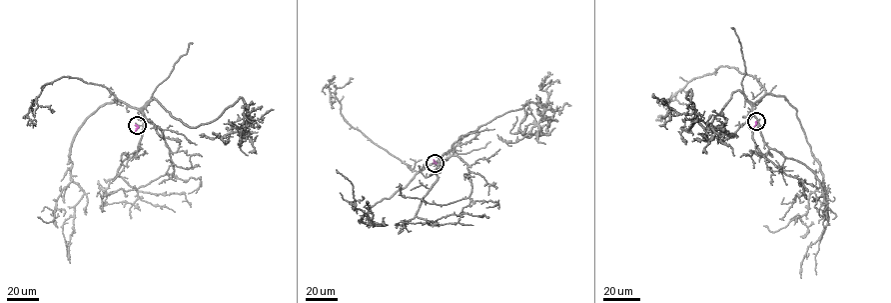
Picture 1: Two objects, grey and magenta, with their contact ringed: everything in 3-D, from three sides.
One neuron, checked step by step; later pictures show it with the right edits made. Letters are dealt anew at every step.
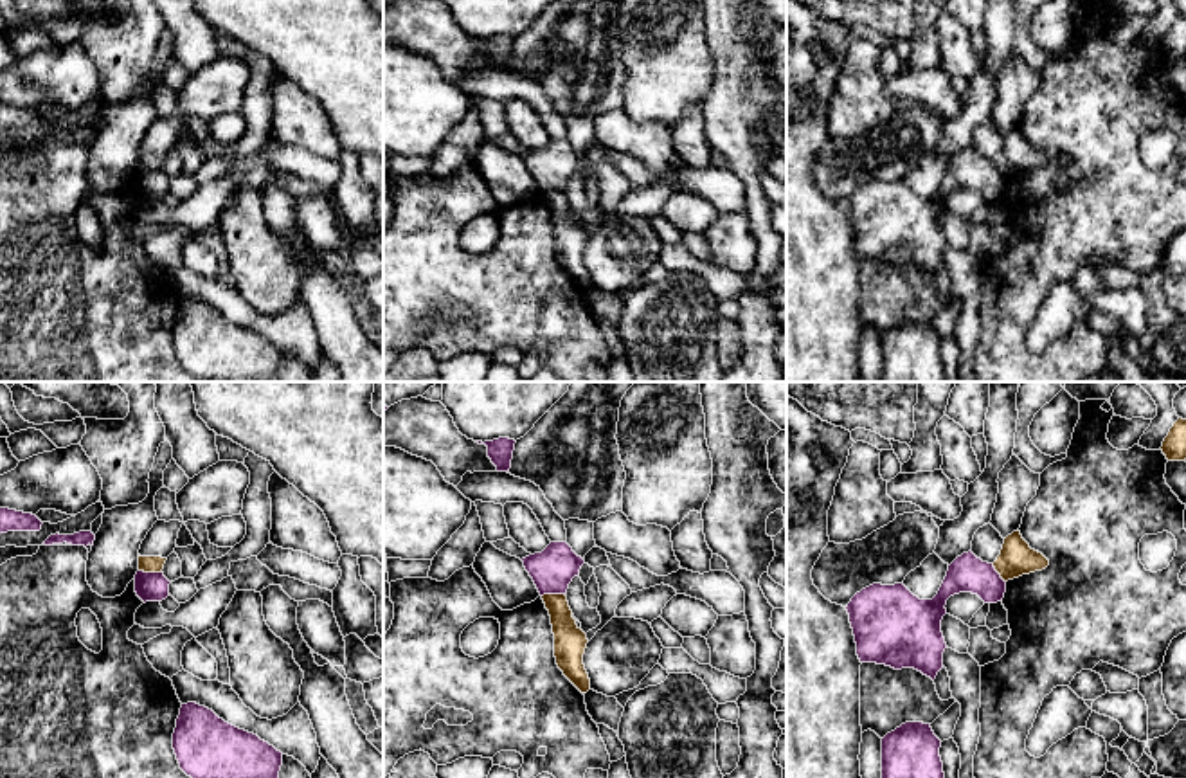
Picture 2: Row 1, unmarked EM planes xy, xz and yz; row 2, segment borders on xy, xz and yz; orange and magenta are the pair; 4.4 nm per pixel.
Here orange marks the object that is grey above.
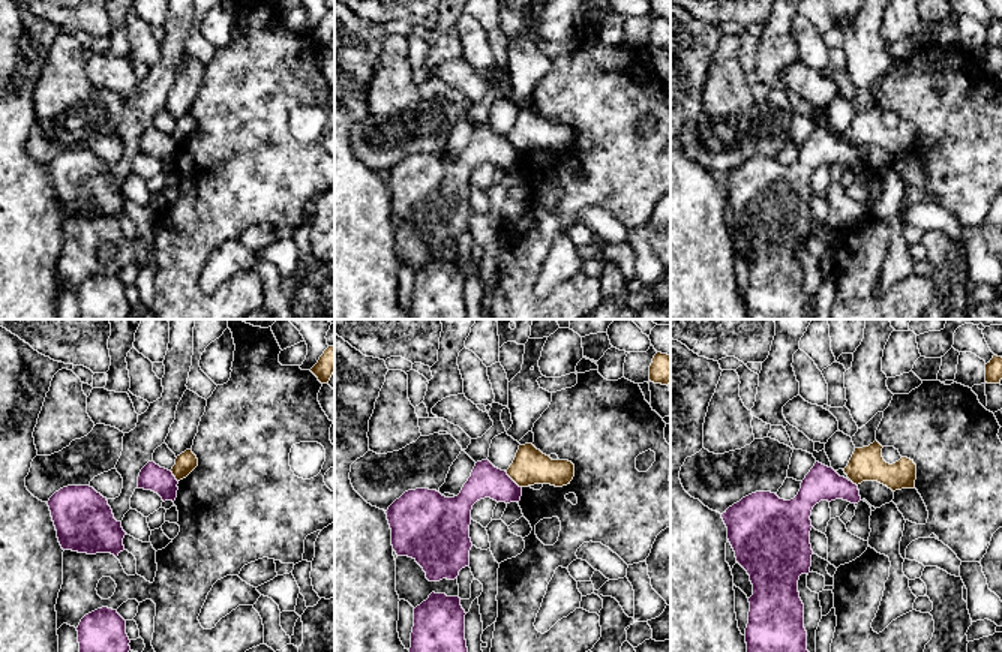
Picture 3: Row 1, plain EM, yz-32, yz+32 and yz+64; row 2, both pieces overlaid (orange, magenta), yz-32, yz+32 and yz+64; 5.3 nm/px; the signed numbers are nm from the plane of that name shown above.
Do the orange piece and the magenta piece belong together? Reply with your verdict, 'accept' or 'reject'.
reject

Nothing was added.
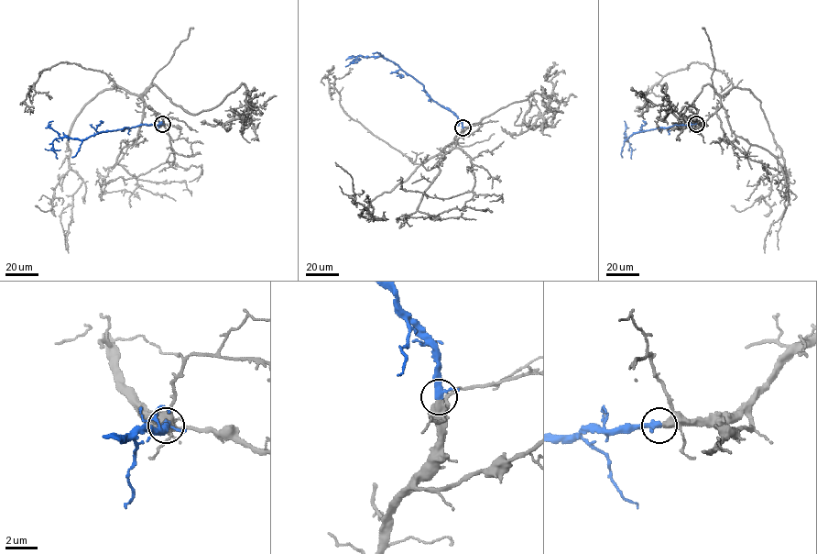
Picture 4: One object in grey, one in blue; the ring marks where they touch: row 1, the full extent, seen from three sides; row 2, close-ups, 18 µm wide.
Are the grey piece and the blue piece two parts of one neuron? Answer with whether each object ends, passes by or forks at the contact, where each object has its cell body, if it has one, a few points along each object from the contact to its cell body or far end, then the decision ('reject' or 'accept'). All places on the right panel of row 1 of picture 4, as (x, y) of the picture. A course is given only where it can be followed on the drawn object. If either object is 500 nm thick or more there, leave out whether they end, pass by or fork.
grey passes by; blue passes by; no cell body on grey; no cell body on blue; grey runs (696, 123), (734, 88), (748, 89), (760, 103), (781, 150), (789, 198), (770, 225), (765, 253); blue runs (696, 123), (635, 132), (625, 139), (626, 137), (632, 149), (631, 159); accept

